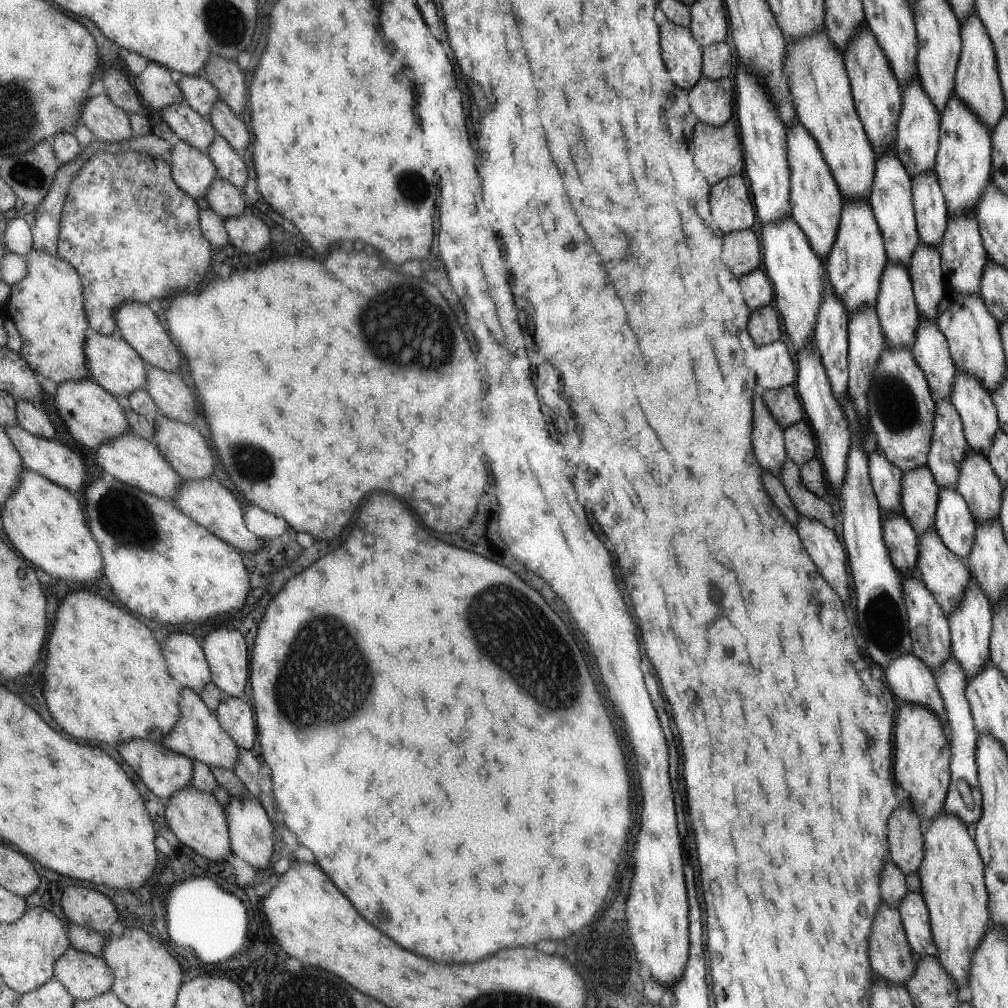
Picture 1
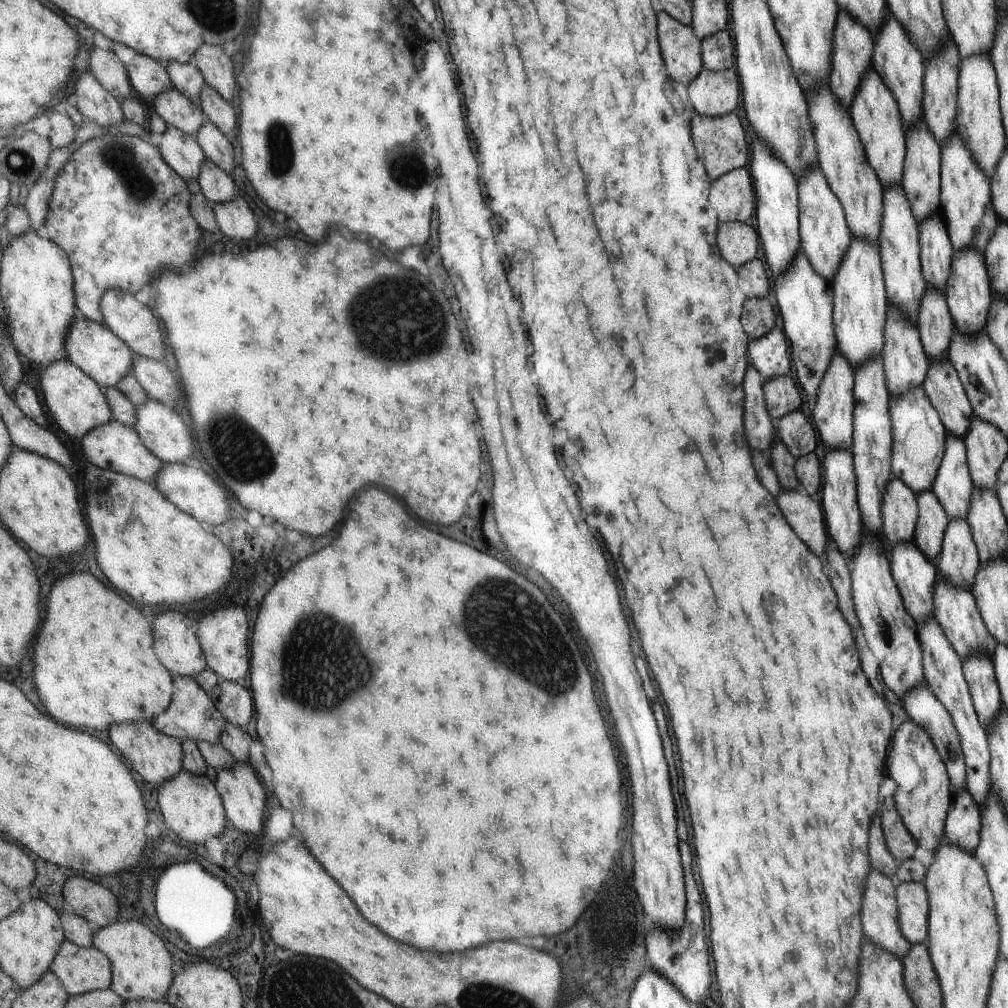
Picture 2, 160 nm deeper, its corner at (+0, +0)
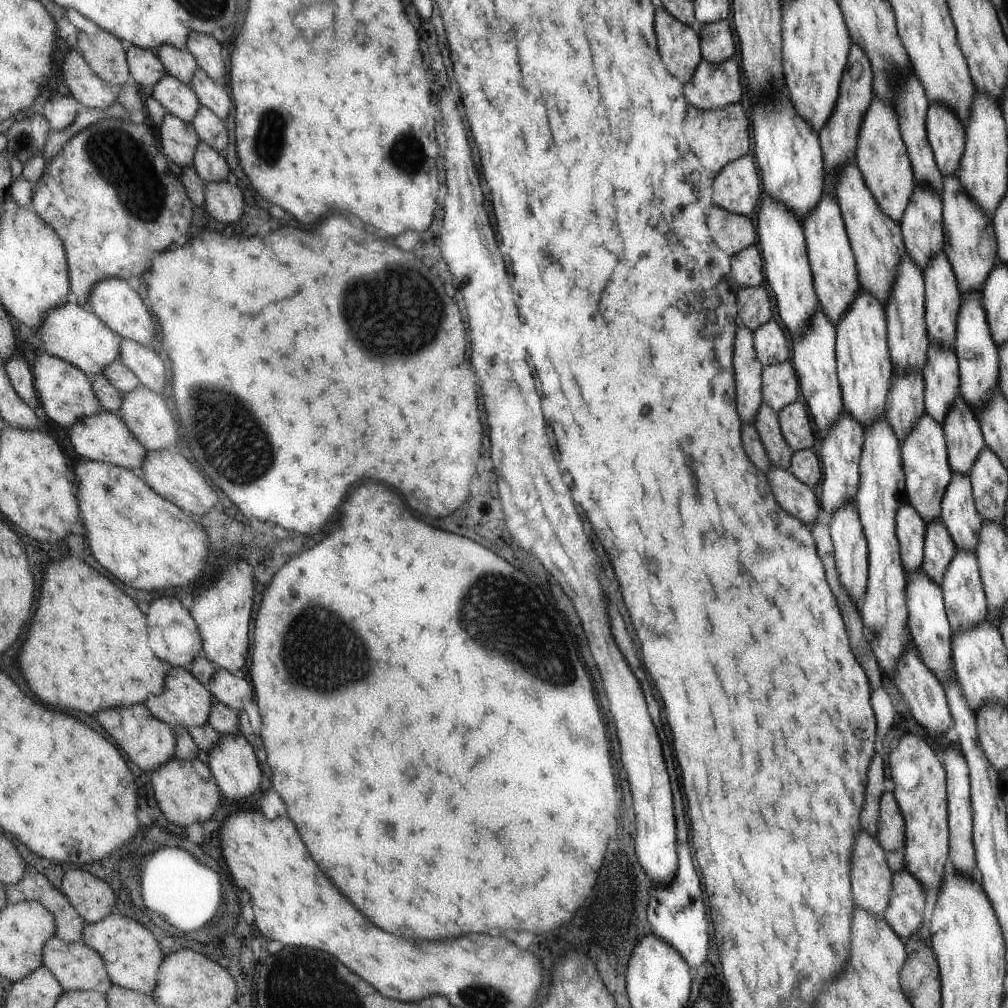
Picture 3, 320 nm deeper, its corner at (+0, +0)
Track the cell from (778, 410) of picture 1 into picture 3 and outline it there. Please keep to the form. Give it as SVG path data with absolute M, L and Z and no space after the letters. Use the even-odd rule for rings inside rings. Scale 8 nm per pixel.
M789 360L771 366L764 365L761 378L762 403L775 413L798 400L797 380Z

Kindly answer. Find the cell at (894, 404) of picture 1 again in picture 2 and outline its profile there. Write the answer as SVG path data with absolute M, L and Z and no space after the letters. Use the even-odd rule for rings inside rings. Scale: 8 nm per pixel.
M915 387L898 397L890 397L890 425L893 427L893 448L890 470L896 479L905 483L915 494L929 491L945 453L946 428L930 402L925 388Z

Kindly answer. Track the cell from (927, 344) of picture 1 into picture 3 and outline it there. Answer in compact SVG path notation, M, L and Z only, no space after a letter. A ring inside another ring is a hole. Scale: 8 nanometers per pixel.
M959 394L941 424L950 470L955 470L957 474L970 473L975 458L978 458L985 445L978 420L974 416L970 404Z

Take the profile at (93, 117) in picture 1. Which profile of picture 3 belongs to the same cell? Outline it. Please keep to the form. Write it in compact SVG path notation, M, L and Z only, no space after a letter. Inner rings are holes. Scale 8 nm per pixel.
M77 49L69 50L64 70L68 89L81 107L107 110L118 101L117 91L95 74Z

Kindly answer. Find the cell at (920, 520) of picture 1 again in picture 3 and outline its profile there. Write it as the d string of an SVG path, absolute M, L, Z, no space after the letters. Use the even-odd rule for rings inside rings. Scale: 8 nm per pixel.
M940 518L925 523L925 553L920 568L938 584L942 582L951 558L954 558L956 547L946 524Z

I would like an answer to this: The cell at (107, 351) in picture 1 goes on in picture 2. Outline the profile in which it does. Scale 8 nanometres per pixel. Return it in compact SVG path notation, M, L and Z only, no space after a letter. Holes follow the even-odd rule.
M79 314L71 325L69 338L66 340L68 359L83 372L91 375L104 389L117 386L127 373L133 372L134 354L132 348L116 335L106 324L95 322Z

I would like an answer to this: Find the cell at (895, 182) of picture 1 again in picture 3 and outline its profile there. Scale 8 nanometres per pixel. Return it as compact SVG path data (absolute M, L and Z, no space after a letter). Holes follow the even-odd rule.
M906 249L902 261L895 270L893 289L890 298L885 300L886 341L889 344L893 370L922 370L926 363L929 349L929 336L926 334L925 280L922 279L922 268L918 266Z

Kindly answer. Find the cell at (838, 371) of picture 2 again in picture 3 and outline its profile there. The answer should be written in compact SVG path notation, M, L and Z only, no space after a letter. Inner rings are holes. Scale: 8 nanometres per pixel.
M842 408L842 415L827 430L825 436L820 439L816 447L819 458L822 459L823 482L822 485L822 509L824 518L828 518L835 510L838 510L845 502L853 500L858 493L859 478L858 463L861 461L862 445L865 441L862 427L850 411Z

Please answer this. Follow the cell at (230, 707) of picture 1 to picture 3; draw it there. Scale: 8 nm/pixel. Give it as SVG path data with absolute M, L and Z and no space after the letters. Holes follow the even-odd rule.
M215 669L215 672L203 685L208 691L225 706L240 710L243 700L252 698L252 688L243 675L229 672L225 669Z

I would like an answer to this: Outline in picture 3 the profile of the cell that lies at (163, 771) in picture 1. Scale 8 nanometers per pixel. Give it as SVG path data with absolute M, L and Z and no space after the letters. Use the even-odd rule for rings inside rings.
M137 703L127 708L103 710L97 714L103 728L113 736L115 742L127 753L128 758L143 772L151 772L174 756L175 734L173 729L150 713L144 703Z

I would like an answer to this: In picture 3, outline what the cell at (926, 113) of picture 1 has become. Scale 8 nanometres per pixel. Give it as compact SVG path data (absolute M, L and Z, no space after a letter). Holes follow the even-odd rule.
M915 184L913 196L898 223L905 249L918 266L925 268L927 262L945 247L945 228L942 226L942 196L931 184Z

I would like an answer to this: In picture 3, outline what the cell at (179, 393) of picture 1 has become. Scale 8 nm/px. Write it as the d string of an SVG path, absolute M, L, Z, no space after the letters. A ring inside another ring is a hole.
M123 339L121 361L133 370L139 384L157 394L161 393L167 374L156 352L135 340Z

